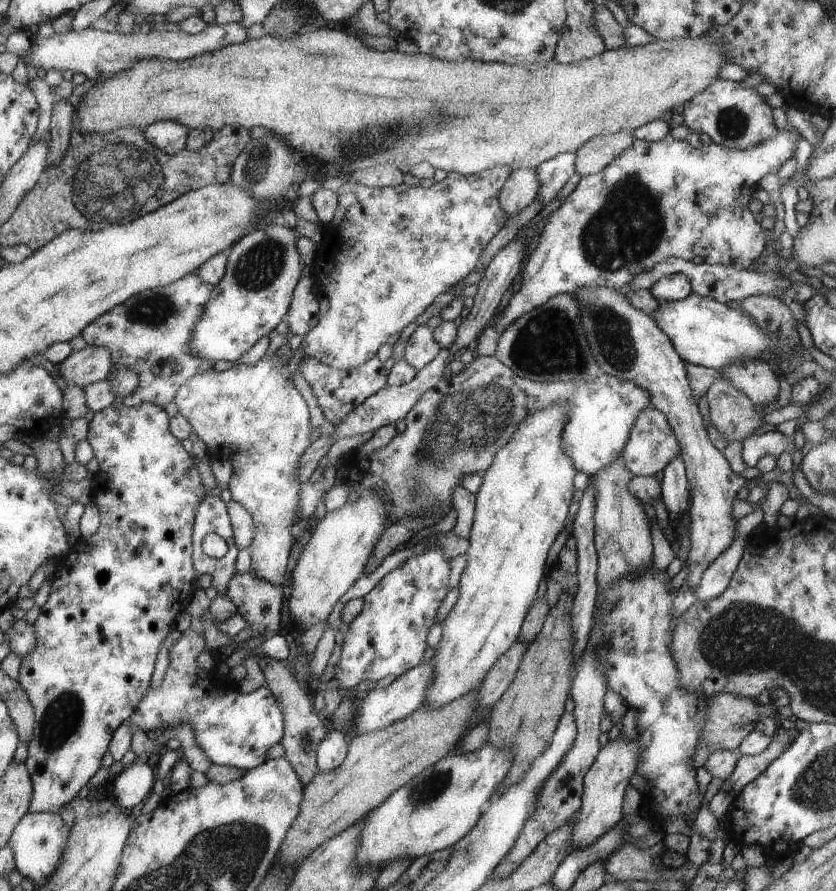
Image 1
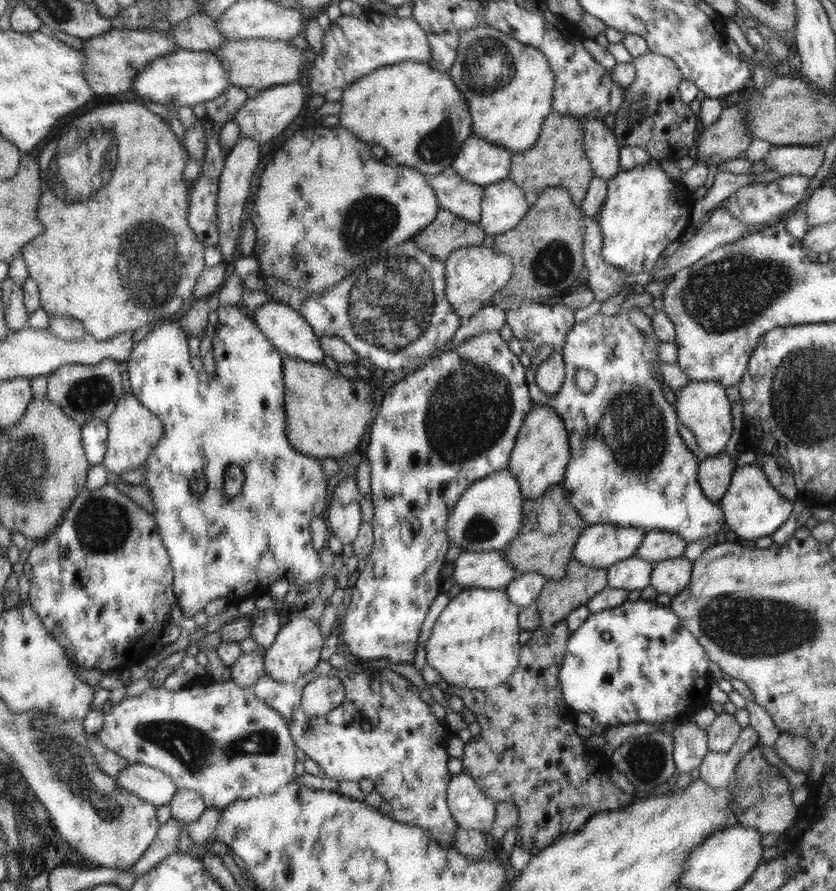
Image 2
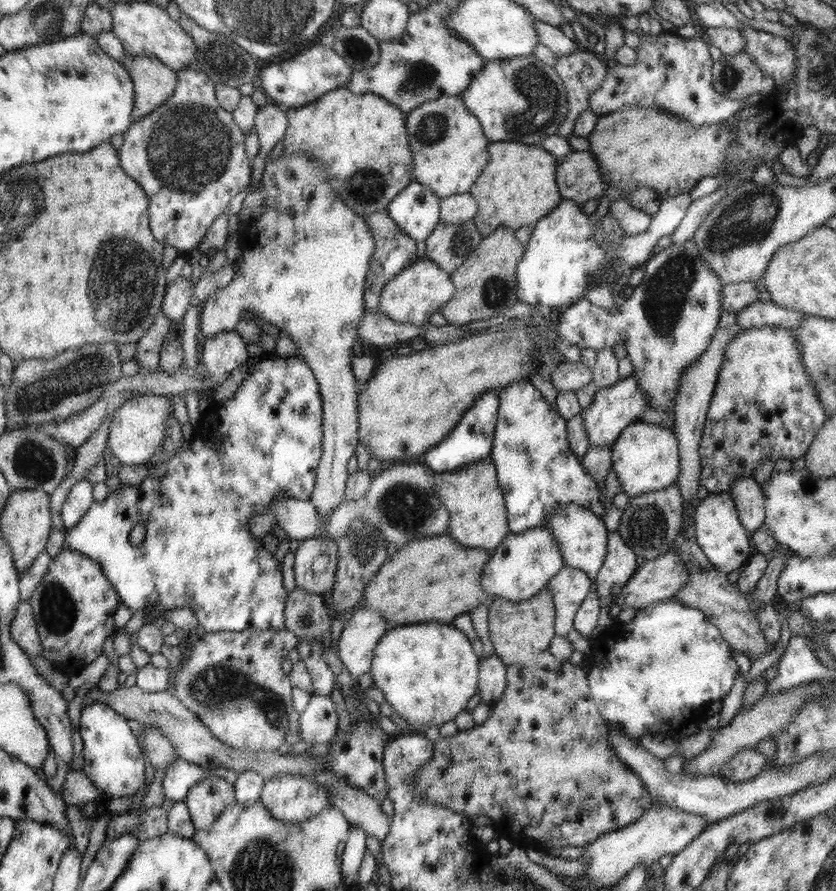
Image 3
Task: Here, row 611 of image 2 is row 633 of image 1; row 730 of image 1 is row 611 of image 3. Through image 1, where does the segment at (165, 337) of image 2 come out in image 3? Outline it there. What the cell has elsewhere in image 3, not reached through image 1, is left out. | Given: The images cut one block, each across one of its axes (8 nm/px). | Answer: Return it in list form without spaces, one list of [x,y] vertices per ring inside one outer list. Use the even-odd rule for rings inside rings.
[[[263,352],[259,357],[249,357],[249,373],[242,380],[232,399],[216,406],[218,413],[218,429],[211,430],[209,438],[200,439],[193,435],[192,439],[185,440],[187,447],[182,447],[180,451],[174,454],[166,462],[160,462],[153,466],[148,465],[148,473],[144,478],[142,485],[121,486],[118,491],[108,494],[107,498],[101,502],[94,502],[86,511],[82,520],[71,530],[66,531],[65,543],[63,548],[71,548],[88,558],[94,559],[101,565],[101,569],[108,579],[117,588],[121,603],[133,612],[143,610],[146,616],[151,616],[151,612],[177,608],[191,608],[196,615],[200,626],[207,633],[217,633],[220,631],[240,632],[246,629],[258,630],[280,630],[285,628],[285,606],[288,602],[289,595],[282,586],[282,572],[277,557],[272,556],[264,546],[250,538],[248,532],[248,518],[252,514],[261,514],[268,510],[270,498],[276,499],[280,492],[286,493],[287,497],[297,500],[309,500],[316,489],[317,469],[321,463],[321,456],[324,454],[324,403],[322,402],[320,383],[316,375],[302,356],[279,357],[276,353]],[[136,524],[143,524],[146,531],[146,538],[139,545],[128,542],[128,534]]]

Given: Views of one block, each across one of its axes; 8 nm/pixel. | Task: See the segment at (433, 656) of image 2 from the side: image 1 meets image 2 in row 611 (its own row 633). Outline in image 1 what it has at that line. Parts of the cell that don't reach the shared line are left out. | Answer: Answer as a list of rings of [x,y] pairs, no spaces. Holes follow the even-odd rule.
[[[552,404],[550,408],[544,408],[544,410],[540,412],[532,412],[532,414],[526,416],[517,428],[517,431],[514,432],[513,438],[498,452],[497,458],[494,459],[493,466],[483,473],[482,486],[480,486],[480,490],[475,494],[475,515],[468,538],[469,548],[467,550],[467,564],[459,581],[458,600],[441,623],[442,638],[431,659],[436,669],[436,675],[434,676],[434,682],[430,684],[429,691],[426,692],[425,703],[428,704],[428,706],[432,706],[432,708],[445,707],[446,704],[452,703],[453,700],[461,699],[462,696],[469,695],[470,692],[476,692],[482,686],[482,683],[485,682],[490,671],[492,671],[493,667],[497,664],[497,660],[510,650],[510,647],[517,642],[518,636],[521,634],[521,627],[524,626],[525,616],[528,614],[532,602],[535,601],[534,598],[536,598],[536,594],[538,594],[538,588],[540,588],[538,582],[540,582],[542,574],[548,574],[546,570],[544,570],[544,568],[546,568],[548,550],[550,550],[552,542],[556,540],[556,536],[562,532],[564,522],[569,518],[568,506],[571,505],[570,502],[572,502],[572,496],[574,496],[574,484],[572,484],[572,480],[574,480],[574,476],[576,476],[576,465],[573,460],[570,460],[568,454],[566,454],[564,441],[562,440],[565,424],[568,422],[569,409],[570,404]]]

